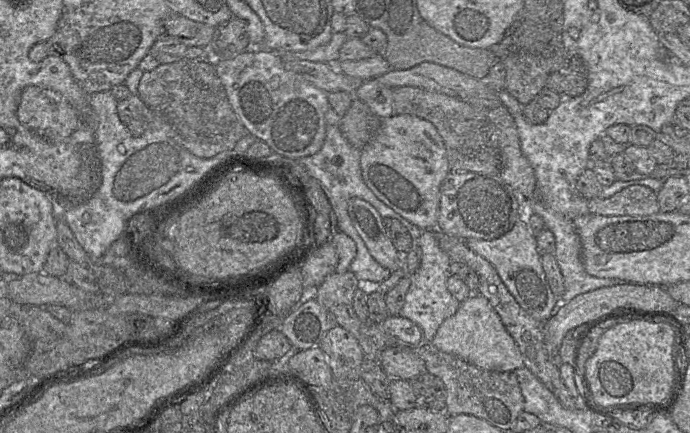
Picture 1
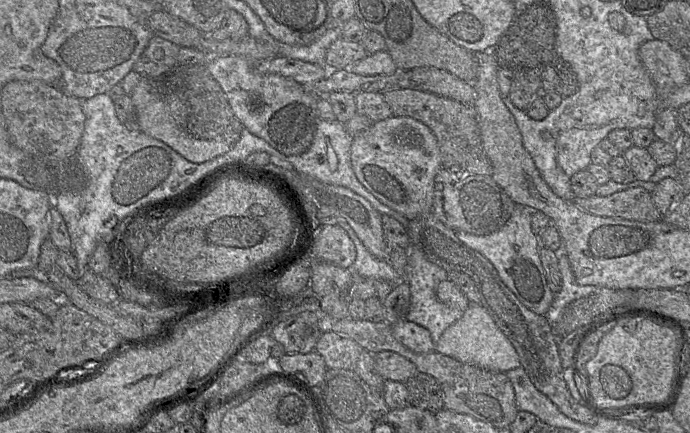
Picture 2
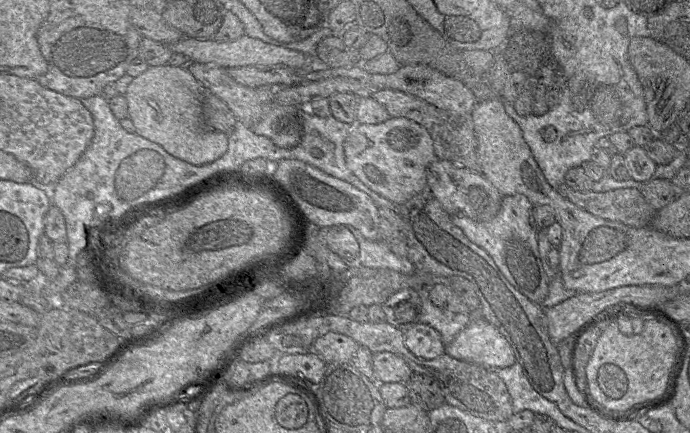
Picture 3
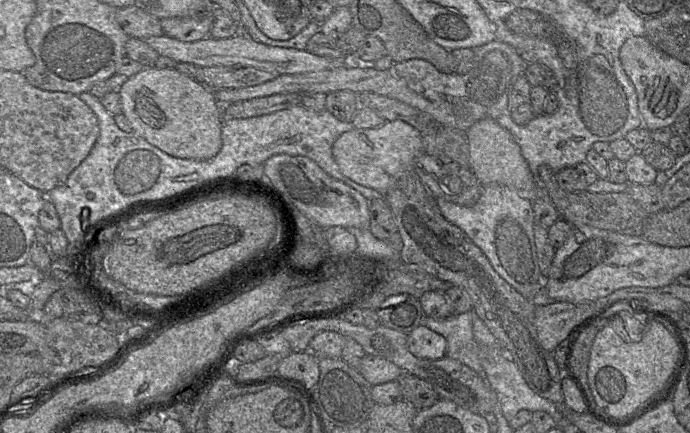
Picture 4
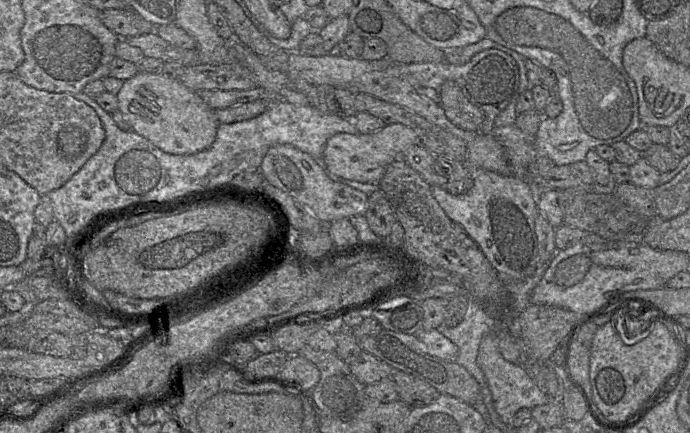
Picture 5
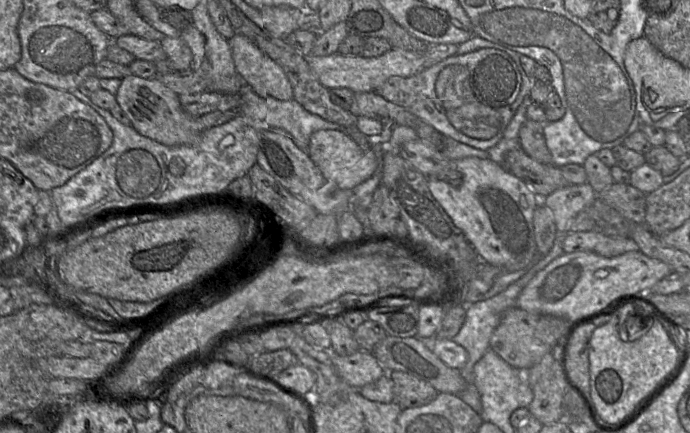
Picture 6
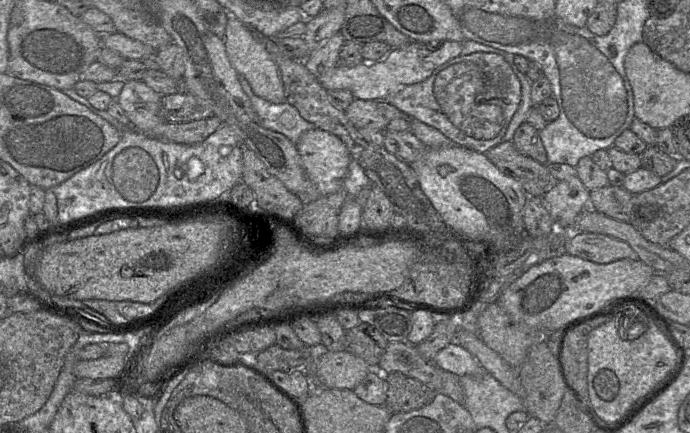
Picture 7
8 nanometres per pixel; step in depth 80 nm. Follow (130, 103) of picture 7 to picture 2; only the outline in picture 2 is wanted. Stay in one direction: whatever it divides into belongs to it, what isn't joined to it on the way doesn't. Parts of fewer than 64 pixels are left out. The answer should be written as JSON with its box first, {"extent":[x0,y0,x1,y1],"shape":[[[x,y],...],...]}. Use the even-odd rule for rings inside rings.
{"extent":[130,77,231,164],"shape":[[[141,77],[130,94],[130,97],[135,109],[136,120],[140,126],[140,131],[164,142],[186,160],[200,164],[223,155],[230,150],[231,147],[225,142],[200,139],[191,135],[185,129],[185,104],[181,104],[180,100],[171,100],[170,104],[166,103],[156,90],[154,81],[151,78]]]}

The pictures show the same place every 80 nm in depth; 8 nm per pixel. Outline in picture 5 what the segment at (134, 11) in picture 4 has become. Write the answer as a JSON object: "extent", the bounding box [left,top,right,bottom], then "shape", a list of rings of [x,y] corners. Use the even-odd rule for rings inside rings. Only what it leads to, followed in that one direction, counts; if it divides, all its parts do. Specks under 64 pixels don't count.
{"extent":[100,8,155,38],"shape":[[[129,8],[100,12],[102,23],[119,38],[130,38],[155,31],[155,26]]]}

